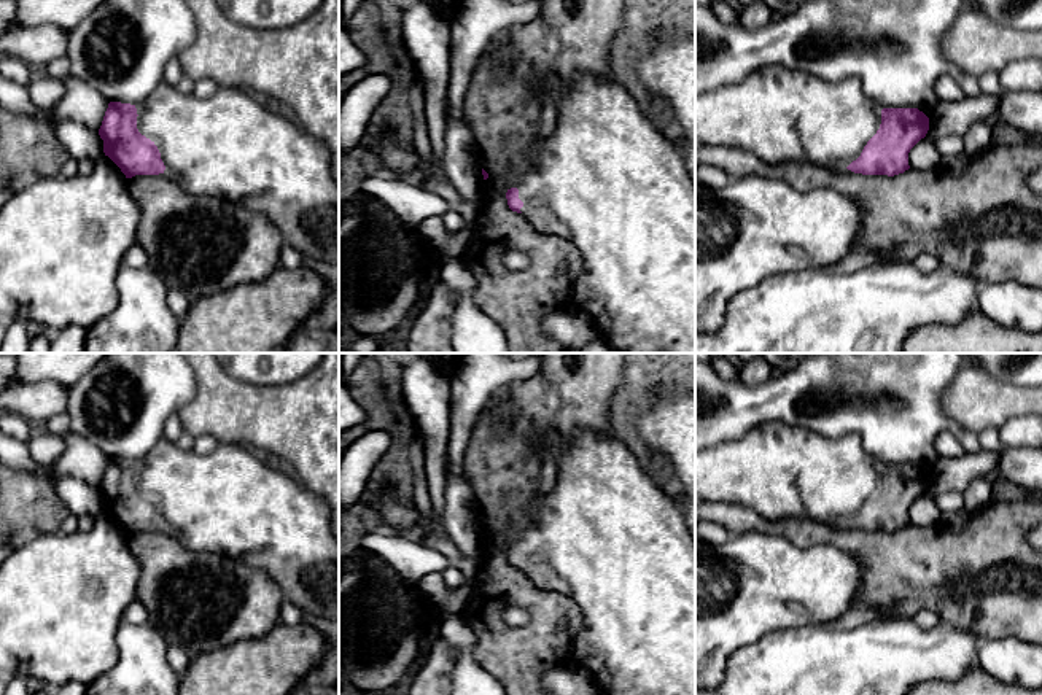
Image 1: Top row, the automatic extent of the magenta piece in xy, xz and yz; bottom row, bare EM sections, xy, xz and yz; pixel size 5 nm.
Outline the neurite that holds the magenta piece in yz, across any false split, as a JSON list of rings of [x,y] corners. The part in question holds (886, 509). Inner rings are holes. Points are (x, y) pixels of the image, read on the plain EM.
[[[765,421],[745,436],[695,450],[695,499],[738,504],[768,520],[800,517],[862,531],[894,533],[910,525],[910,506],[926,493],[929,474],[918,464],[881,464],[869,455],[857,434],[830,439],[807,428]]]

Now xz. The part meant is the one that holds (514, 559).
[[[549,429],[542,445],[554,452],[558,480],[552,491],[528,504],[531,522],[520,534],[520,544],[507,546],[509,565],[522,569],[538,588],[558,592],[577,603],[584,623],[573,641],[574,660],[592,674],[601,695],[695,695],[695,539],[686,525],[679,499],[665,495],[652,474],[641,468],[636,455],[614,436],[577,429],[570,439],[563,439],[555,429]]]

